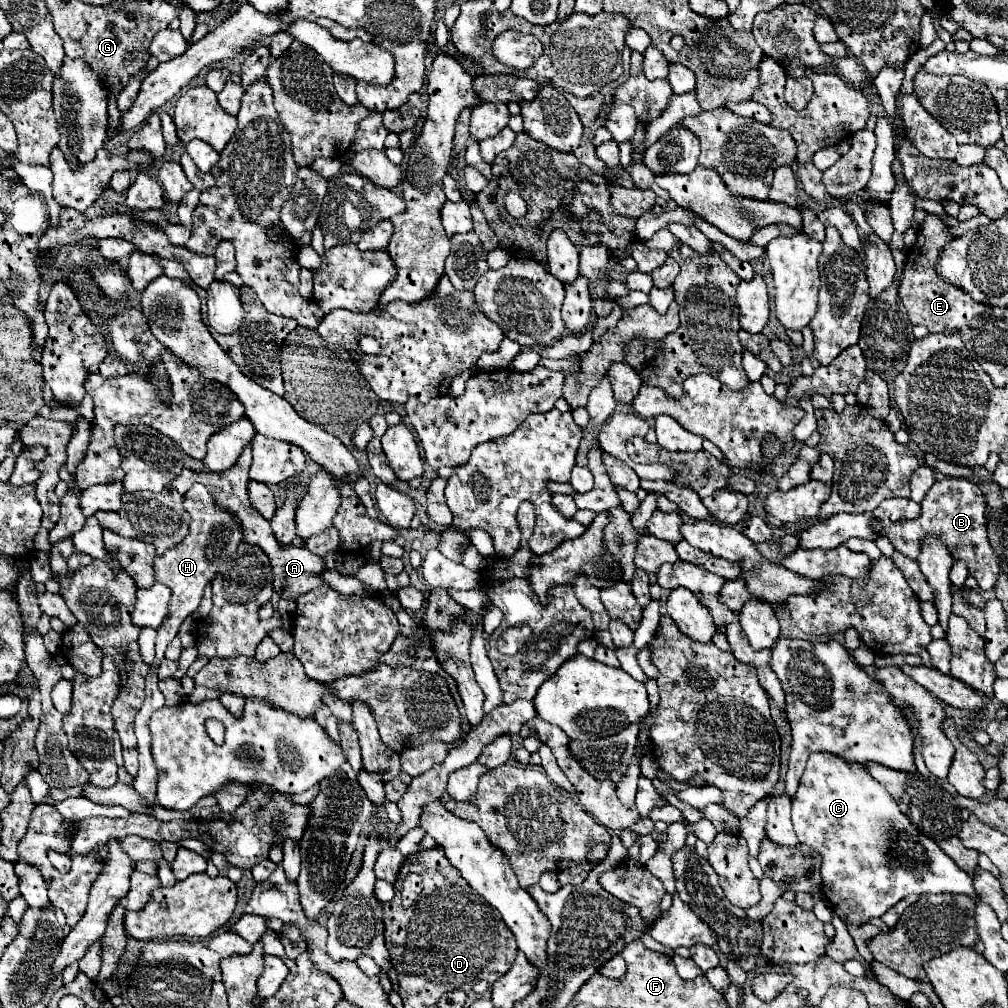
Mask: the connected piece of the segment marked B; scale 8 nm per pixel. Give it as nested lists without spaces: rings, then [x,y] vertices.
[[[942,478],[938,480],[926,498],[922,500],[922,514],[916,520],[900,520],[894,522],[888,530],[888,538],[898,552],[908,558],[918,558],[918,540],[928,534],[938,534],[944,538],[950,554],[966,562],[968,572],[976,578],[980,590],[992,590],[998,578],[998,562],[996,554],[988,542],[986,524],[984,524],[984,508],[986,500],[978,488],[978,484],[964,478]]]

